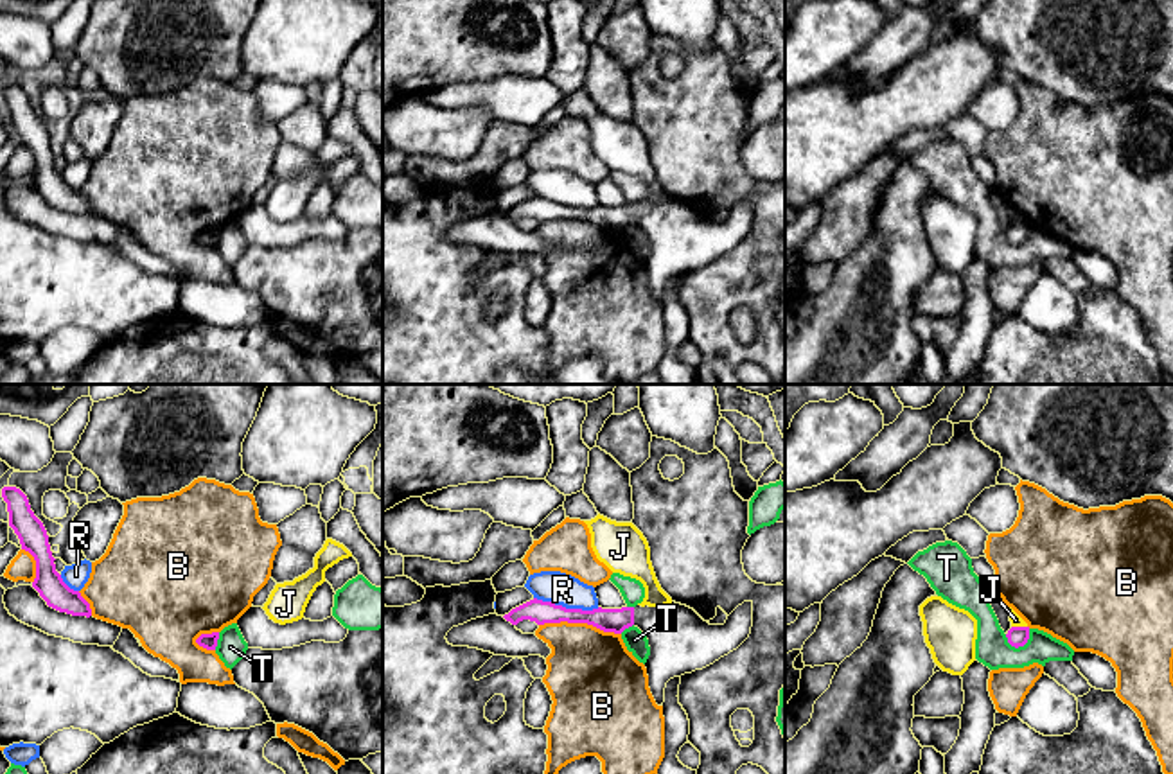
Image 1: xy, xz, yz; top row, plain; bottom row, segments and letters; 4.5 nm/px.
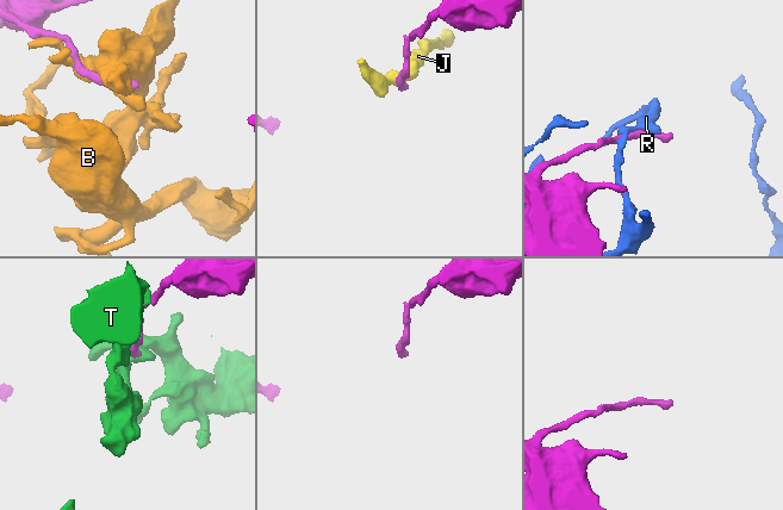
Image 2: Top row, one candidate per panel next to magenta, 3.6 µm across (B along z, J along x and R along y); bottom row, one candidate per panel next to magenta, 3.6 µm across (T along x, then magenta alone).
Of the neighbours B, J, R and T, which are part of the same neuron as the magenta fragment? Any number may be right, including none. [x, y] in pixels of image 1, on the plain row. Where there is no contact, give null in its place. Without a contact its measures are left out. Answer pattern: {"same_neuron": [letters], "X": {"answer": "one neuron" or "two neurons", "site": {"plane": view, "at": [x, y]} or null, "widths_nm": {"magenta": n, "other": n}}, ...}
{"same_neuron": [], "B": {"answer": "two neurons", "site": {"plane": "xz", "at": [581, 219]}, "widths_nm": {"magenta": 110, "other": 400}}, "J": {"answer": "two neurons", "site": {"plane": "yz", "at": [1019, 225]}, "widths_nm": {"magenta": 100, "other": 50}}, "R": {"answer": "two neurons", "site": {"plane": "xz", "at": [564, 205]}, "widths_nm": {"magenta": 110, "other": 140}}, "T": {"answer": "two neurons", "site": {"plane": "yz", "at": [1023, 243]}, "widths_nm": {"magenta": 100, "other": 160}}}

